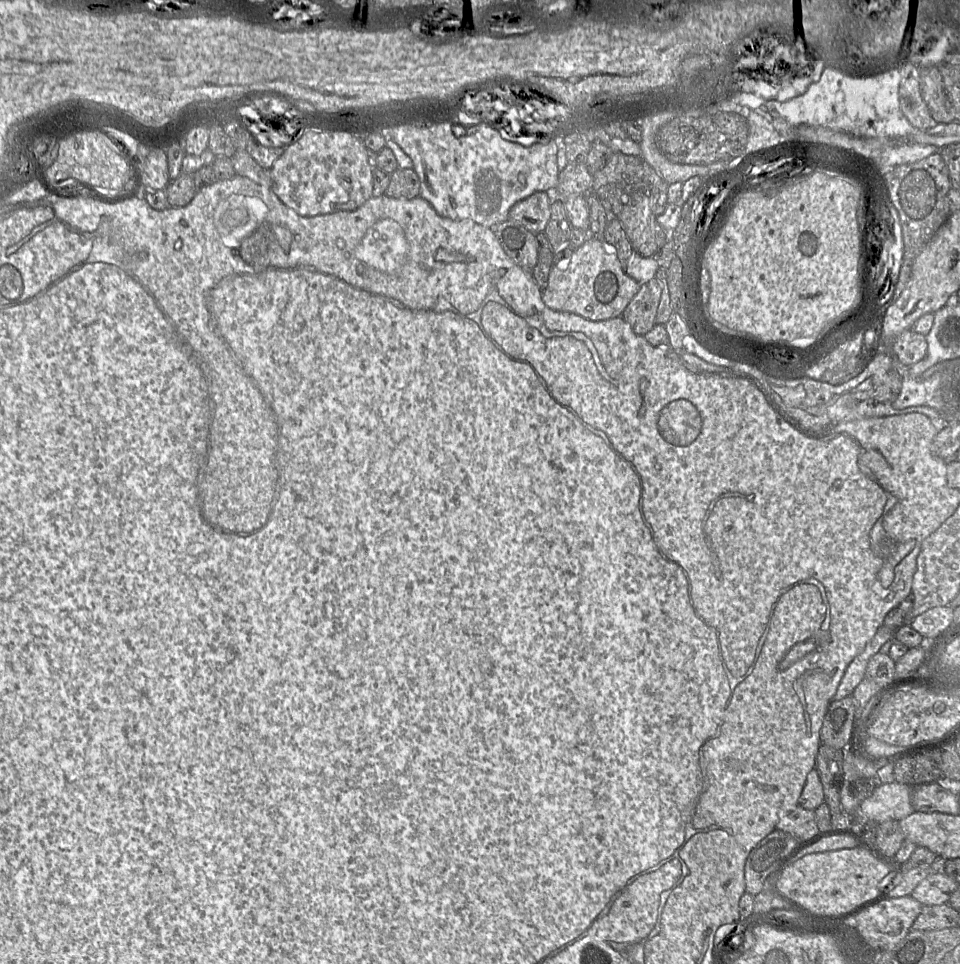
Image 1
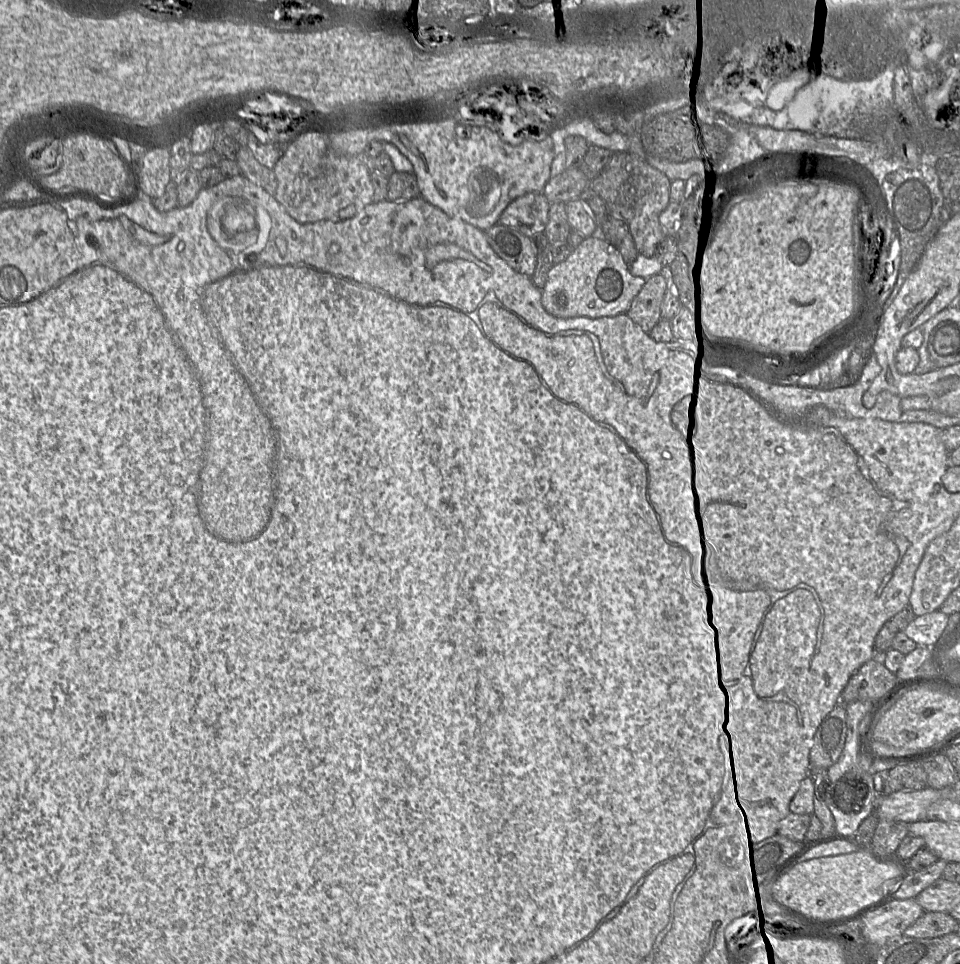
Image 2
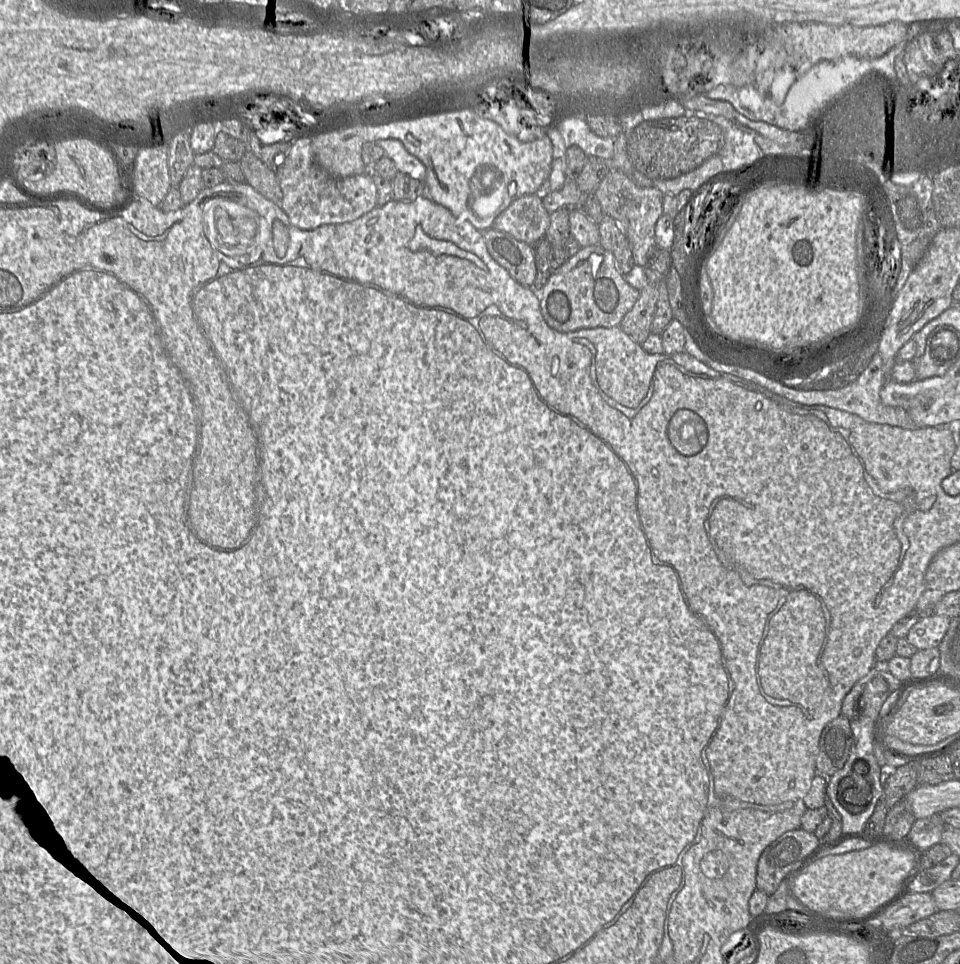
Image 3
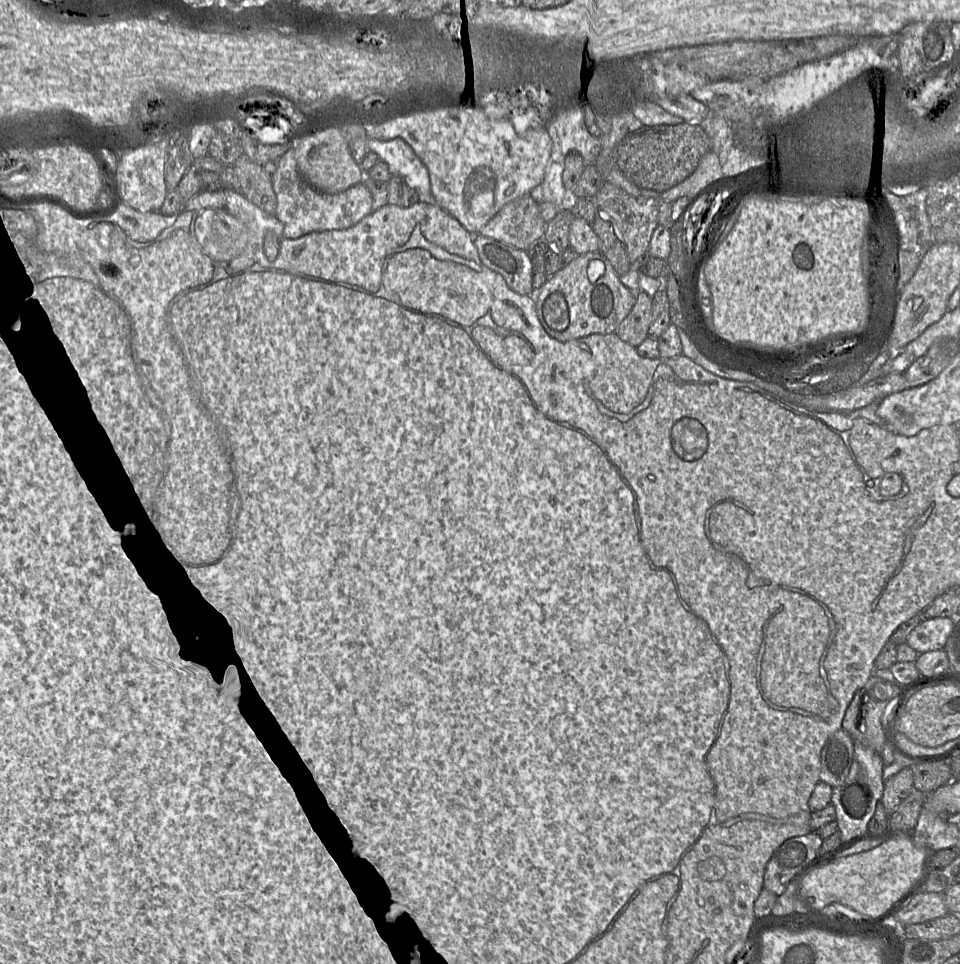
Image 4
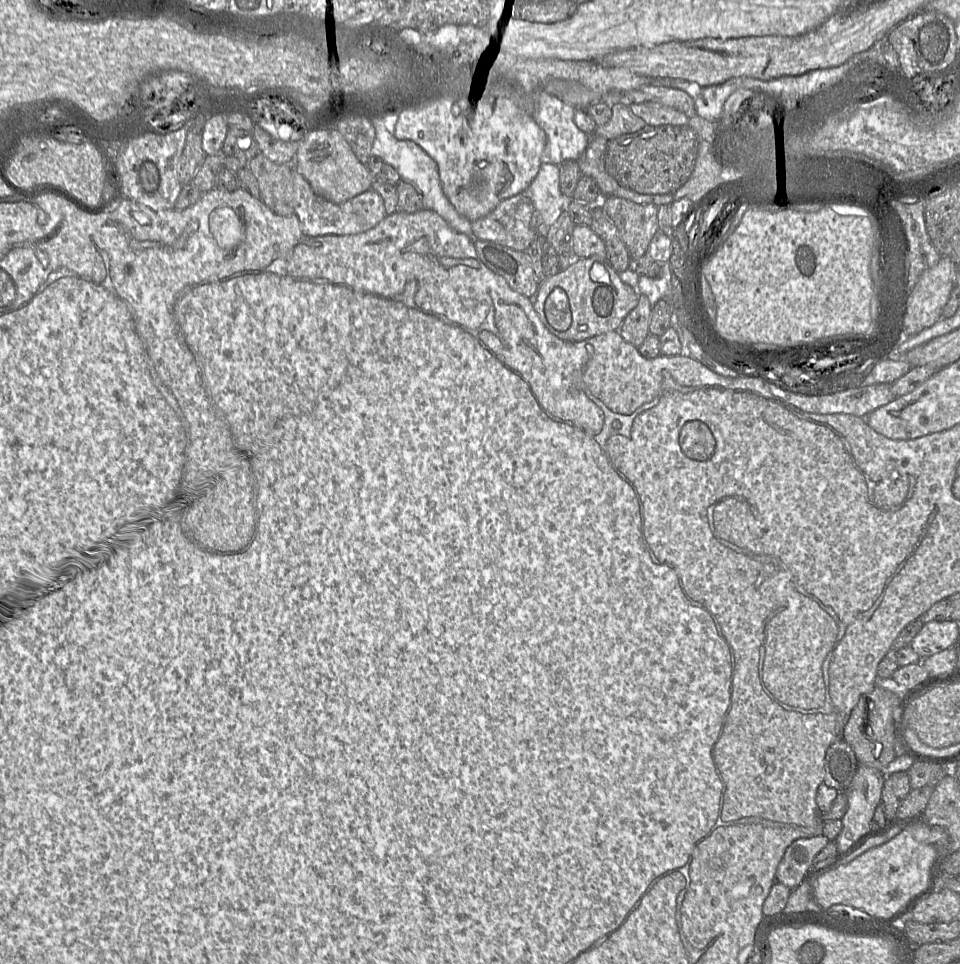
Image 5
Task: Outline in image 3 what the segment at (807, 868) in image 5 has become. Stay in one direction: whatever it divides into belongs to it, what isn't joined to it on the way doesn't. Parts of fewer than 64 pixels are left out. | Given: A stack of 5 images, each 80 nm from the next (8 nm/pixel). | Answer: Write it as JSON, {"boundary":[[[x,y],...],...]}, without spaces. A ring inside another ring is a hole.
{"boundary":[[[801,828],[785,832],[762,852],[757,864],[756,889],[764,891],[769,896],[772,895],[788,874],[793,870],[795,872],[799,870],[803,862],[820,847],[822,839],[819,840],[814,833]]]}

